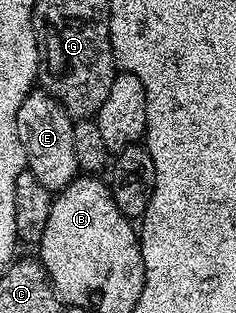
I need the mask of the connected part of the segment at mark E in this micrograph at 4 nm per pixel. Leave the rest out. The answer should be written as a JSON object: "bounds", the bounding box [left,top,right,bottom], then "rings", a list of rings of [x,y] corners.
{"bounds":[17,90,77,193],"rings":[[[31,90],[25,97],[25,101],[21,101],[21,109],[17,109],[17,137],[23,142],[23,148],[25,149],[25,157],[27,158],[26,170],[31,171],[33,177],[37,177],[37,181],[41,181],[41,185],[45,185],[45,189],[52,193],[63,191],[65,185],[69,185],[77,178],[71,171],[74,128],[75,123],[71,116],[67,114],[67,110],[45,90]]]}

